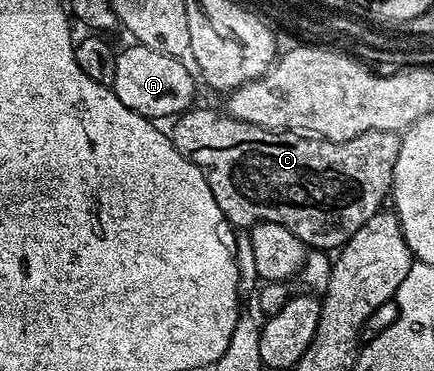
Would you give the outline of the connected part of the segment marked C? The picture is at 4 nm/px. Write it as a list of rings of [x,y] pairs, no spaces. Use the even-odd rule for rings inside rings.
[[[199,107],[191,108],[189,111],[181,114],[181,116],[177,118],[176,124],[178,124],[178,126],[175,127],[174,133],[172,132],[172,140],[174,146],[176,147],[176,151],[180,151],[180,155],[184,155],[186,158],[188,158],[188,160],[190,160],[191,163],[193,163],[193,165],[197,167],[199,172],[201,172],[203,176],[206,177],[206,182],[208,183],[208,187],[212,191],[212,195],[216,199],[216,203],[218,204],[218,206],[222,208],[223,218],[229,221],[231,226],[239,227],[238,225],[242,225],[245,223],[246,217],[258,217],[254,219],[257,219],[259,222],[262,223],[280,225],[287,234],[295,233],[295,235],[298,236],[299,239],[302,240],[304,244],[310,245],[306,247],[313,247],[315,250],[318,251],[334,251],[337,250],[339,246],[343,244],[343,242],[345,242],[346,238],[349,237],[351,233],[355,233],[355,231],[358,228],[360,228],[363,221],[368,220],[373,213],[379,212],[381,205],[378,204],[380,204],[381,201],[385,199],[385,197],[387,200],[388,194],[391,192],[392,186],[394,184],[394,168],[396,167],[396,163],[398,162],[398,152],[400,151],[400,147],[402,146],[401,136],[399,136],[397,132],[390,132],[388,130],[370,129],[368,130],[368,132],[360,133],[355,137],[353,137],[352,139],[348,139],[347,141],[328,141],[317,135],[303,135],[301,132],[298,131],[279,131],[277,129],[271,129],[264,125],[253,125],[252,123],[248,123],[247,121],[237,121],[234,117],[231,117],[229,115],[223,115],[223,117],[221,117],[220,114],[213,113],[213,111],[210,109],[198,109],[198,108]]]

